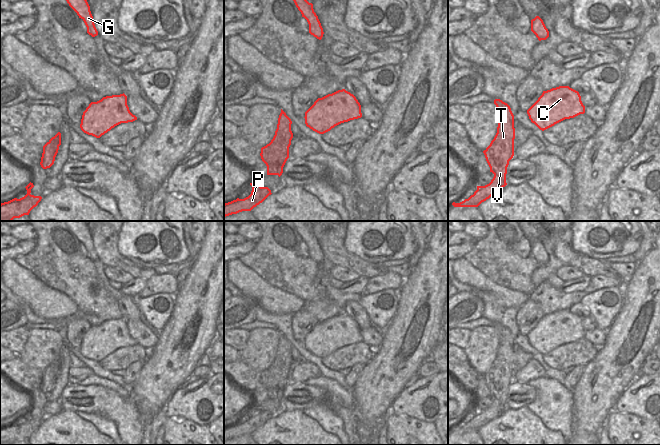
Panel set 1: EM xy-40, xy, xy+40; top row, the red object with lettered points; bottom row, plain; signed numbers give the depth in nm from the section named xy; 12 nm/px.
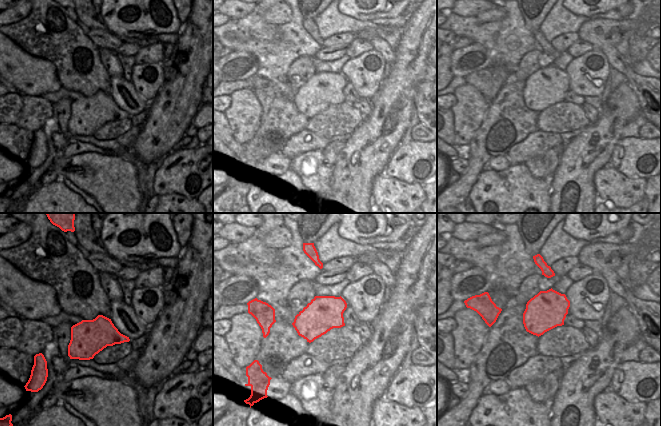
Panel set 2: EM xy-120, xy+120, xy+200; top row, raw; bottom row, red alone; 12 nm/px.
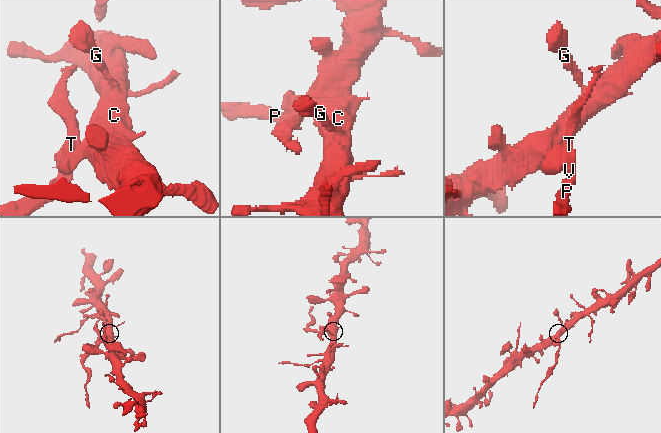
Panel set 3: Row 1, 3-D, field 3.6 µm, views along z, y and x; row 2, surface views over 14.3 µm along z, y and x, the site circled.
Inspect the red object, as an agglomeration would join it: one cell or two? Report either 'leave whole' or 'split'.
split

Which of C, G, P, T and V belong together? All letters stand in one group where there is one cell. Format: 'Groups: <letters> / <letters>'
Groups: C G / P T V.

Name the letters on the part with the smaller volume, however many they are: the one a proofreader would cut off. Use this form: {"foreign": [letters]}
{"foreign": ["P", "T", "V"]}

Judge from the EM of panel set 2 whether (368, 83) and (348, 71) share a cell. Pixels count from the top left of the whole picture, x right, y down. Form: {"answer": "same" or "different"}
{"answer": "same"}

